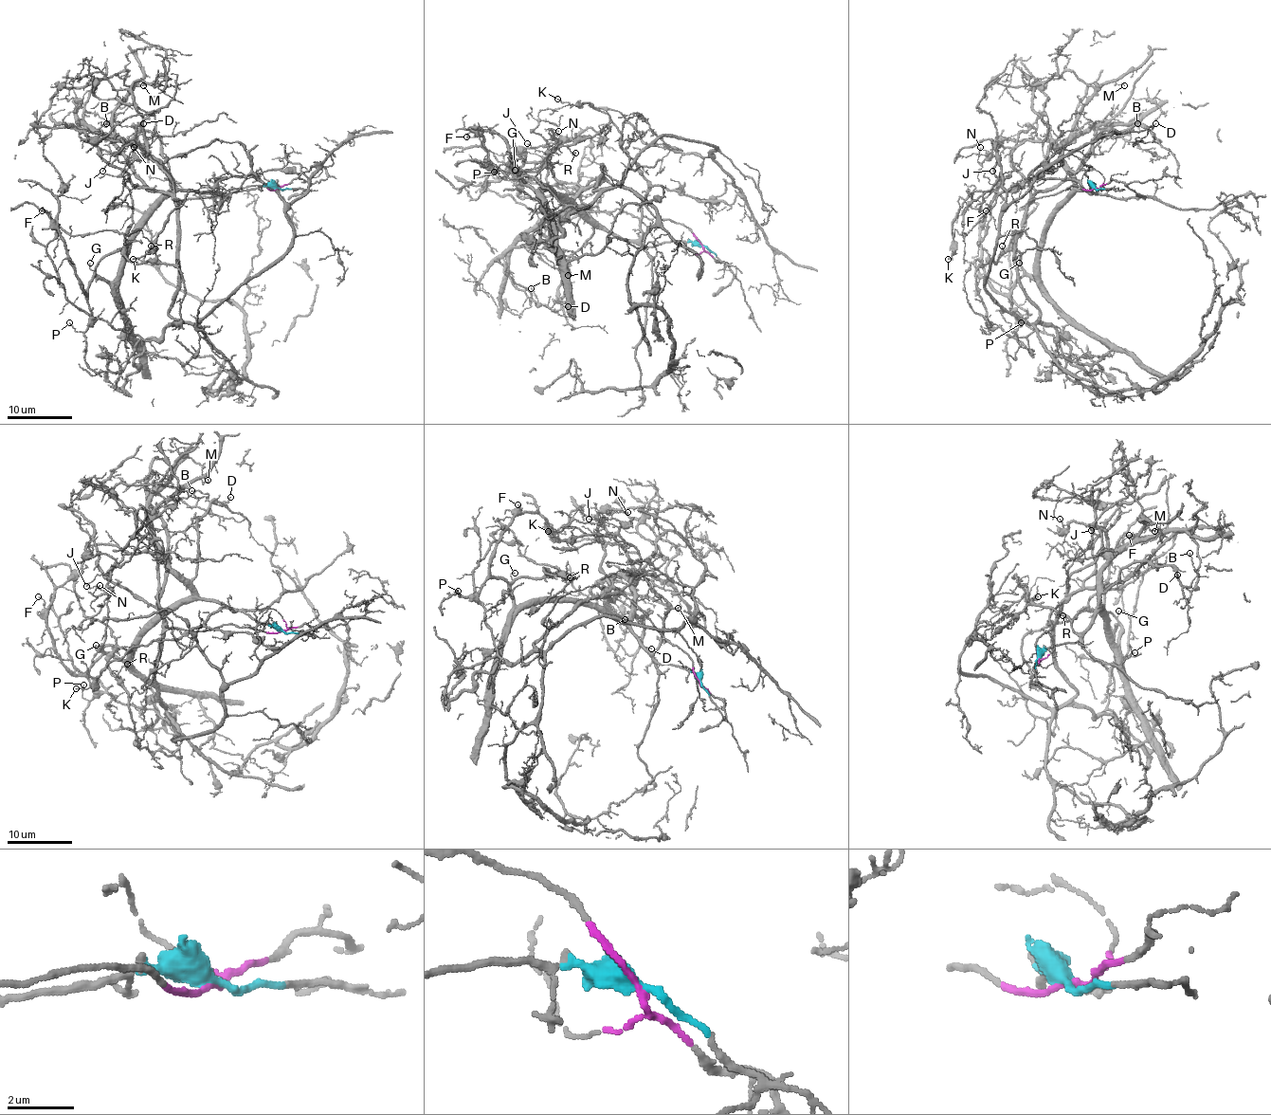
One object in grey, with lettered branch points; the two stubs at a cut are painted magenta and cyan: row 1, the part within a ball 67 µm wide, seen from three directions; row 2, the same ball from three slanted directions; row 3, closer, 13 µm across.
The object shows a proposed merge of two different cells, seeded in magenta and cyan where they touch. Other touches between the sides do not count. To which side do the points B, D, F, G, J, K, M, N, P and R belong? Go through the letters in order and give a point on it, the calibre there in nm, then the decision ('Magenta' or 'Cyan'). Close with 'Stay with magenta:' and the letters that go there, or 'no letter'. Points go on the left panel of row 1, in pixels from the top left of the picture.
B: Place: (106, 123). Thickness 110 nm. Cyan
D: Place: (143, 123). Thickness 110 nm. Cyan
F: Place: (42, 210). Thickness 140 nm. Cyan
G: Place: (90, 263). Thickness 90 nm. Cyan
J: Place: (102, 171). Thickness 120 nm. Cyan
K: Place: (133, 259). Thickness 160 nm. Cyan
M: Place: (143, 85). Thickness 100 nm. Cyan
N: Place: (134, 147). Thickness 110 nm. Cyan
P: Place: (69, 322). Thickness 110 nm. Cyan
R: Place: (151, 246). Thickness 80 nm. Cyan
Stay with magenta: no letter

